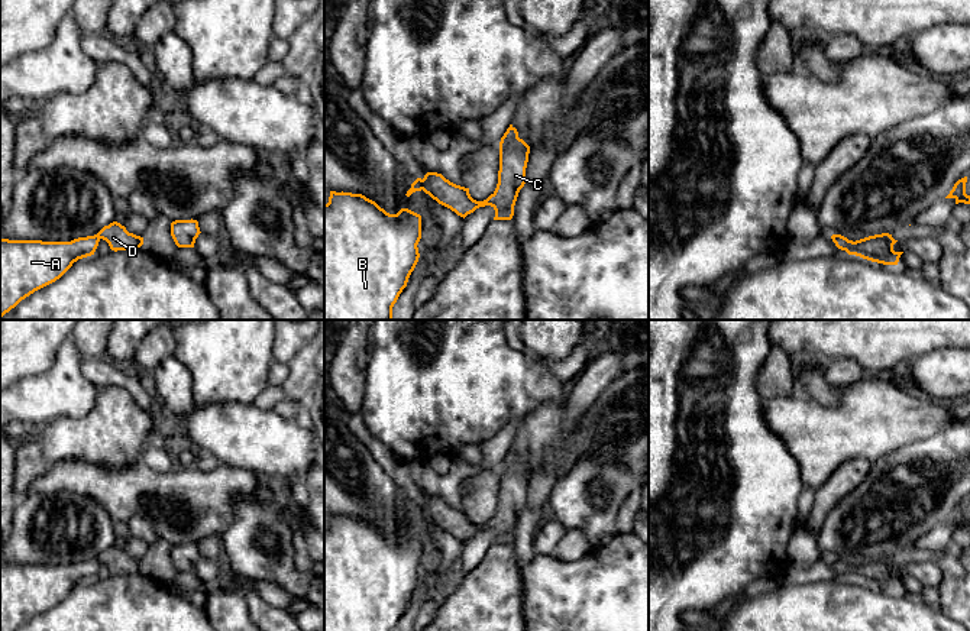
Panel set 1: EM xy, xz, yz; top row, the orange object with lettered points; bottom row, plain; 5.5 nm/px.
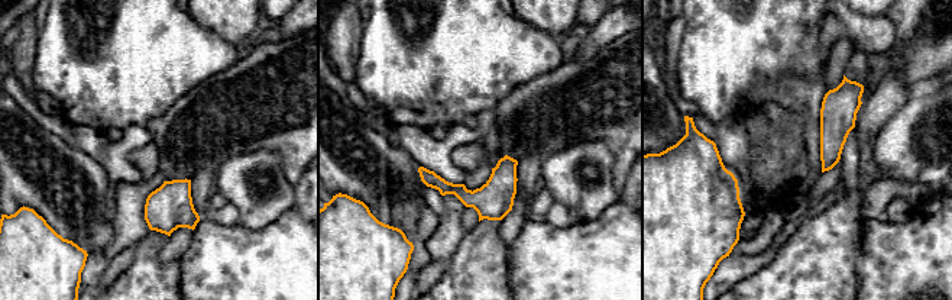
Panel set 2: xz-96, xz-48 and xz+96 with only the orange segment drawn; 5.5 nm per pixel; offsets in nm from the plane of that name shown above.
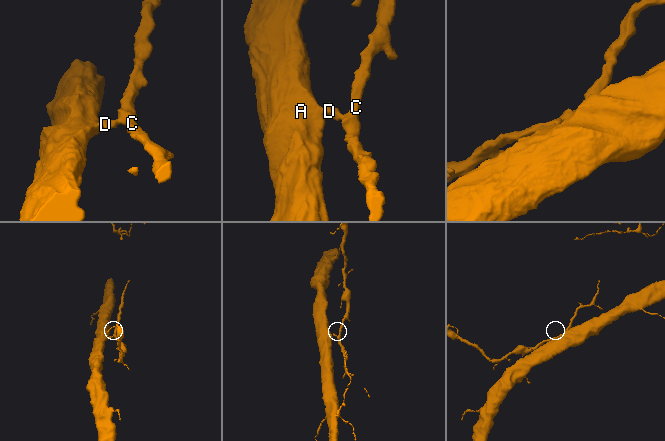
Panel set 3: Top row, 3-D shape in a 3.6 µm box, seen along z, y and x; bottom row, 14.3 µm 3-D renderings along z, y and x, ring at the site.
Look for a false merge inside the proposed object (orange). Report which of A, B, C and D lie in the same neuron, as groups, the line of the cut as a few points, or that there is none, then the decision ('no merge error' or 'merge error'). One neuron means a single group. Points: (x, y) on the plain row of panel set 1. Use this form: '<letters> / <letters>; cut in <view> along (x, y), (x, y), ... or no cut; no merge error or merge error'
A B / C D; cut in xz along (422, 504), (423, 513); merge error

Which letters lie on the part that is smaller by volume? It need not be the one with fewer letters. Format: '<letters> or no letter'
C, D

